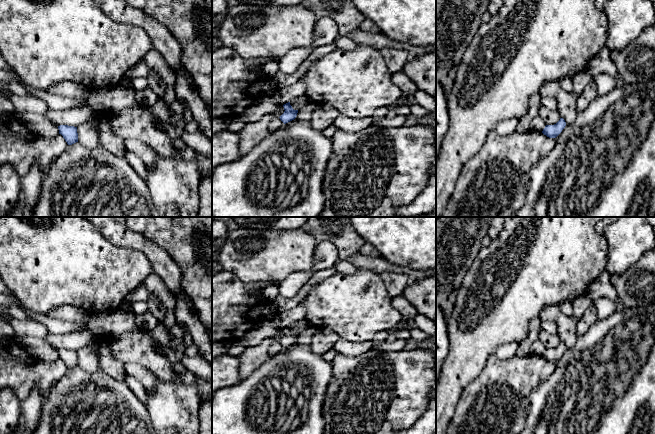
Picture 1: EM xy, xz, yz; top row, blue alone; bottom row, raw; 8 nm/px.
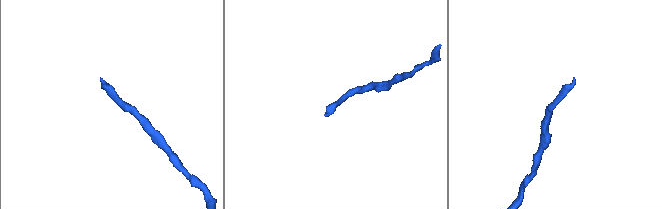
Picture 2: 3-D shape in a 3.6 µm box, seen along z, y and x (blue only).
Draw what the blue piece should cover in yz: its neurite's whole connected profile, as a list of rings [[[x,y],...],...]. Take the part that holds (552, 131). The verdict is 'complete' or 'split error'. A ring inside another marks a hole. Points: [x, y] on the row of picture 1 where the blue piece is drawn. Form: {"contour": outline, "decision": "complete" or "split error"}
{"contour": [[[560,118],[560,120],[556,124],[546,125],[542,133],[549,138],[556,138],[562,132],[565,126],[565,120],[563,118]]], "decision": "complete"}

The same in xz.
{"contour": [[[290,102],[284,104],[283,107],[285,111],[279,118],[284,124],[286,124],[296,118],[298,110],[294,110],[290,105]]], "decision": "complete"}

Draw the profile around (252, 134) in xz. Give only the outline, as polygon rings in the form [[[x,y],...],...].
[[[283,105],[274,113],[265,115],[257,122],[246,124],[239,134],[239,152],[241,156],[248,154],[269,133],[269,123],[273,118],[280,117],[284,113]]]

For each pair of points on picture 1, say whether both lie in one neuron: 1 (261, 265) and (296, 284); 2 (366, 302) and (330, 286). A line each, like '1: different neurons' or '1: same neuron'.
1: different neurons
2: same neuron

